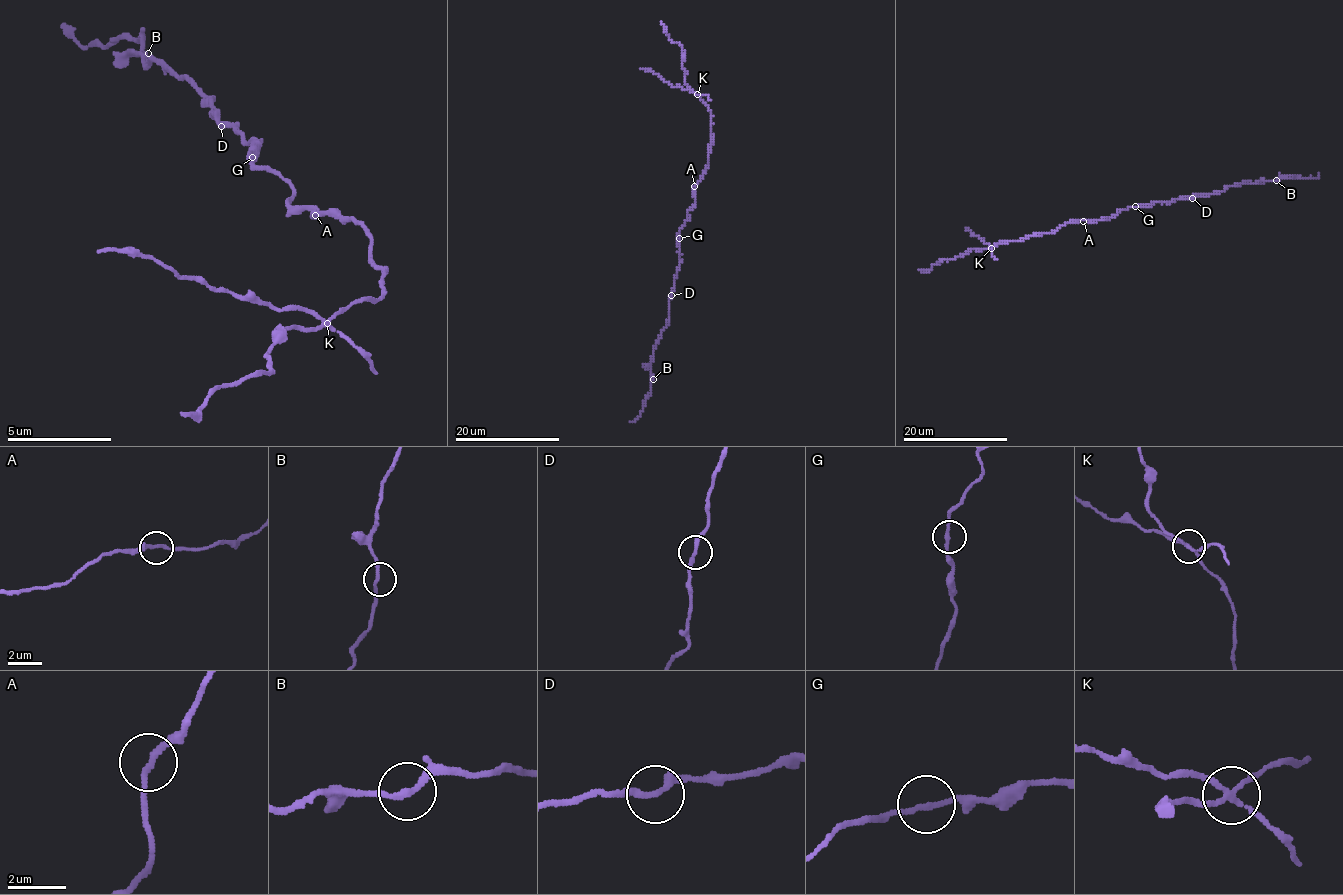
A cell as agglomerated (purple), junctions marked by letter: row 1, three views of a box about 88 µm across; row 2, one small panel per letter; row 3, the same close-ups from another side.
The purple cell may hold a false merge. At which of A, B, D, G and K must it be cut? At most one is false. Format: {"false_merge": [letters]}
{"false_merge": ["K"]}

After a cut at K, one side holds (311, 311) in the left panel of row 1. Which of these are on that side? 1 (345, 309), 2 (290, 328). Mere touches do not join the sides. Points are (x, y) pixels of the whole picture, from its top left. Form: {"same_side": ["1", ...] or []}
{"same_side": []}

